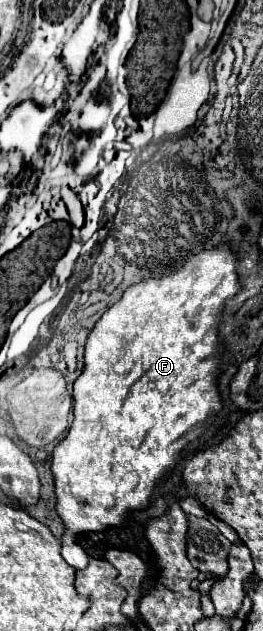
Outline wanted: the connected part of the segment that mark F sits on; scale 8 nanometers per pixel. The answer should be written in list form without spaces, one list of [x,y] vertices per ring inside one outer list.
[[[229,247],[201,251],[179,271],[129,287],[89,333],[85,369],[73,385],[75,419],[51,459],[57,513],[67,527],[67,533],[61,537],[61,555],[77,571],[87,567],[89,556],[77,545],[75,535],[119,525],[129,511],[147,507],[155,483],[173,469],[181,449],[195,441],[221,411],[223,403],[217,391],[221,355],[217,325],[223,303],[241,289],[235,267],[237,259]]]

